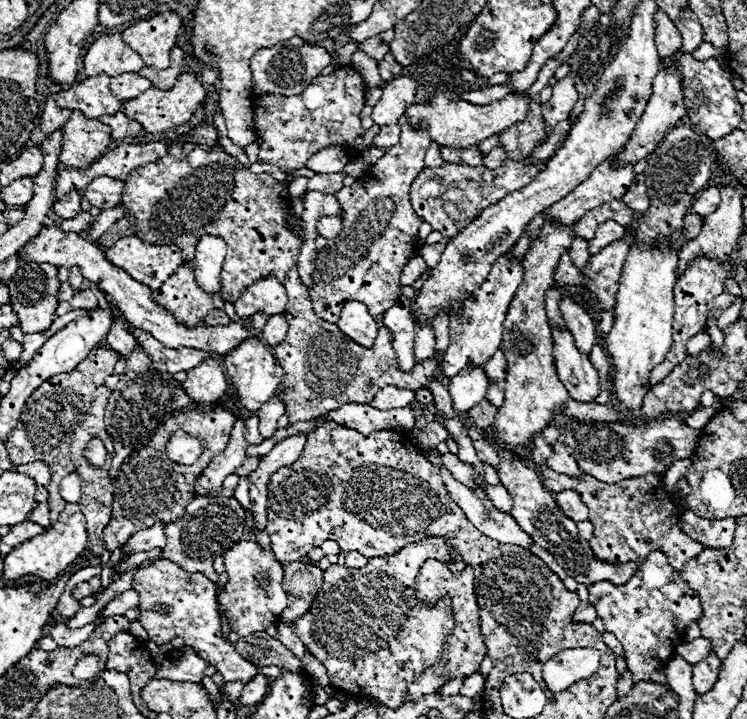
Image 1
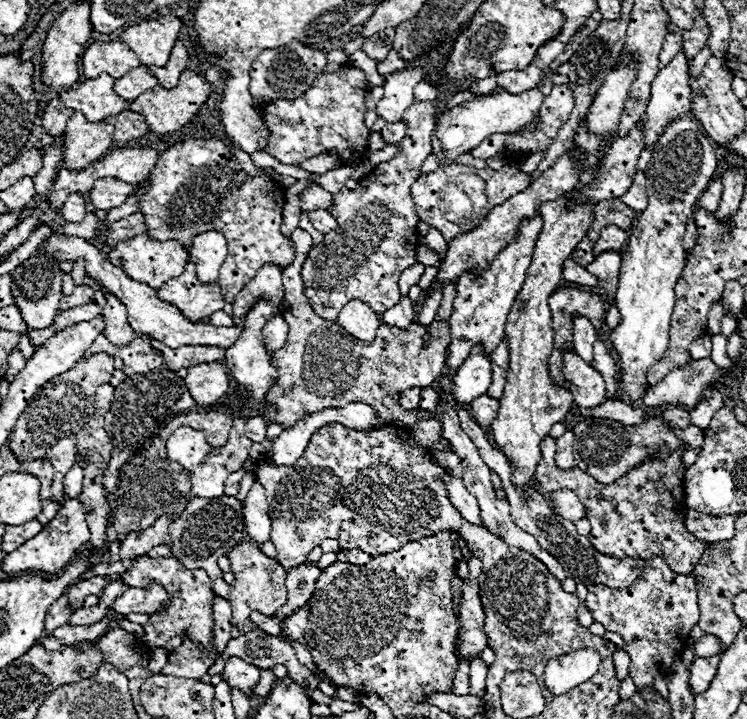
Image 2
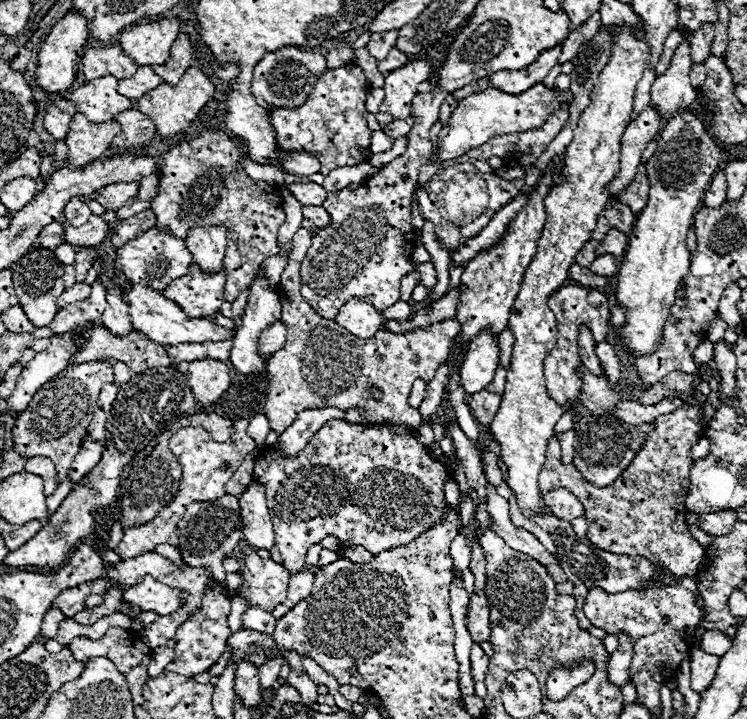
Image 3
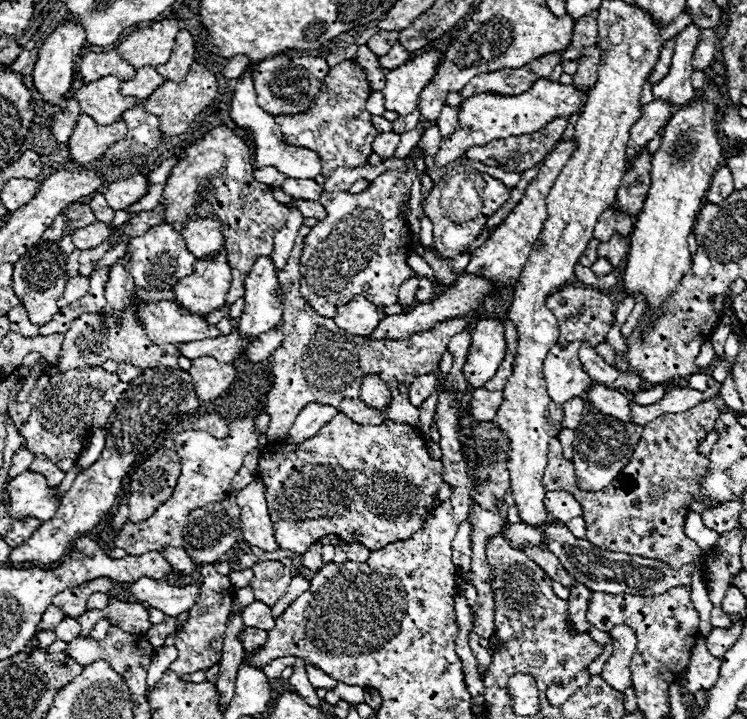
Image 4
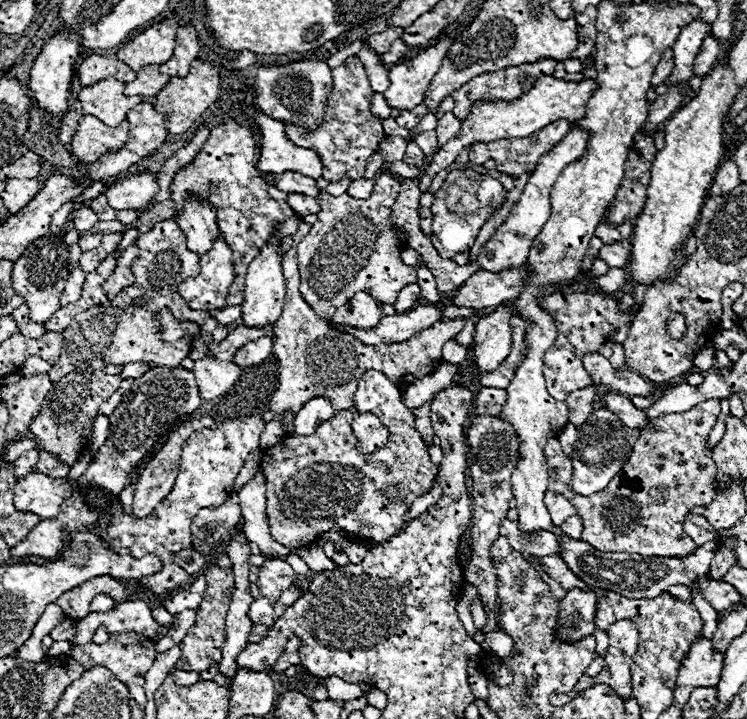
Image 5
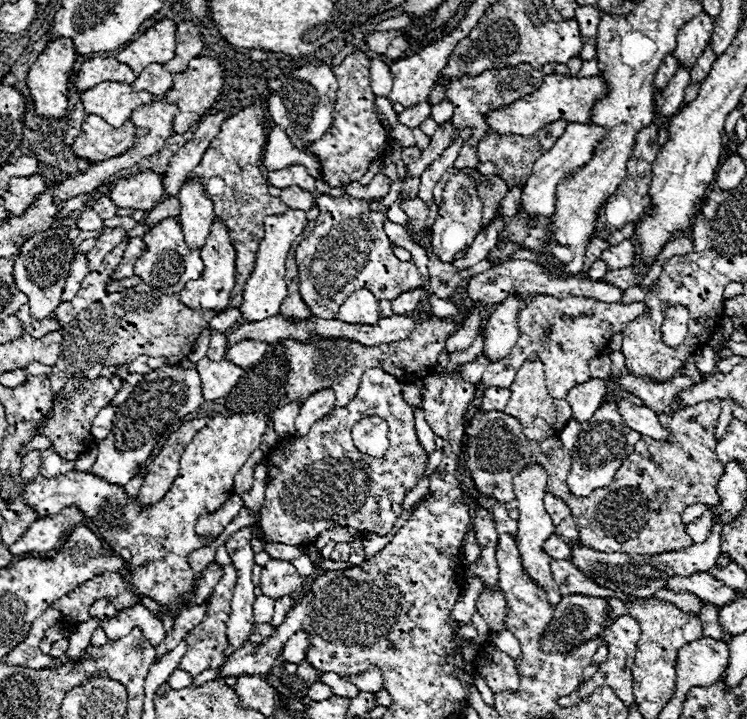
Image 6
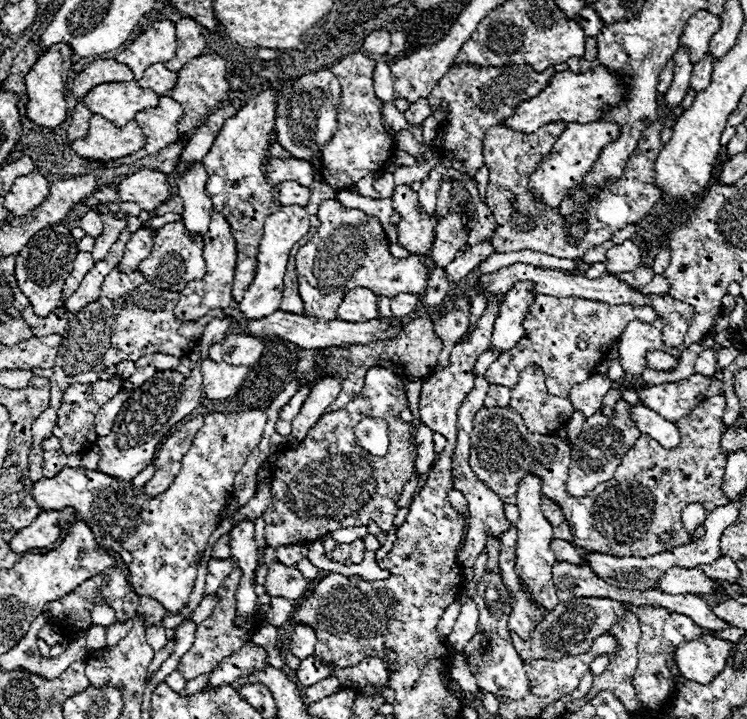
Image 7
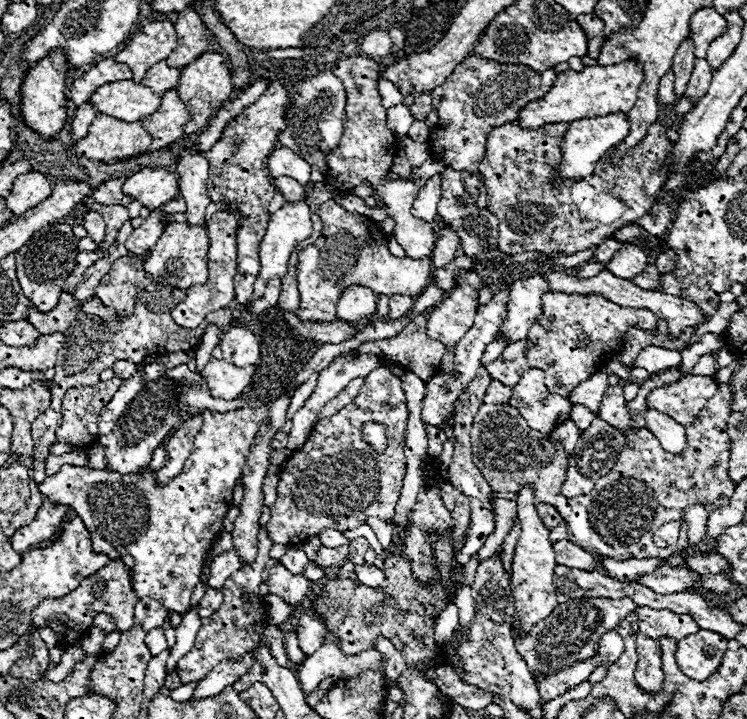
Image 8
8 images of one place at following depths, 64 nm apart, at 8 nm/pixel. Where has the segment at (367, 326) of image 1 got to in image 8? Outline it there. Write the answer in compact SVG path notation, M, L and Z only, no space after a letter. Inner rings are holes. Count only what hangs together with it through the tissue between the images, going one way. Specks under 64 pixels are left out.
M350 286L338 300L338 318L346 322L362 322L376 314L376 294L364 286Z

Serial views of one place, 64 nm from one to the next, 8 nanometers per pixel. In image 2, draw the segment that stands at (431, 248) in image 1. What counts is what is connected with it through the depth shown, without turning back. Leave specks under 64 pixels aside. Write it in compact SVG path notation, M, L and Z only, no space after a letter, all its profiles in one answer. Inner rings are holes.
M418 246L416 248L416 260L418 262L422 262L424 266L438 266L440 264L440 254L438 252L434 252L434 250L430 250L428 246Z

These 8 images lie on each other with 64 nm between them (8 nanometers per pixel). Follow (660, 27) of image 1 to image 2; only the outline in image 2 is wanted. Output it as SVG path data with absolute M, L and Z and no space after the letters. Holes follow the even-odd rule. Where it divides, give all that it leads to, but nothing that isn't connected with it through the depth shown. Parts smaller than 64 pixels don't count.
M666 24L666 36L660 50L660 68L664 68L682 50L682 30L674 24Z

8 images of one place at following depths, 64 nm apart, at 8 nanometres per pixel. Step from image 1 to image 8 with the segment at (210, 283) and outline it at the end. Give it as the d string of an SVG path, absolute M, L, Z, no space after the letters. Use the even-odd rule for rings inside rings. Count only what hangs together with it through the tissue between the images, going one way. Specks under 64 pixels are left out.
M182 150L178 164L178 186L180 196L186 200L186 218L190 226L206 226L206 208L210 204L208 196L208 160L204 154Z

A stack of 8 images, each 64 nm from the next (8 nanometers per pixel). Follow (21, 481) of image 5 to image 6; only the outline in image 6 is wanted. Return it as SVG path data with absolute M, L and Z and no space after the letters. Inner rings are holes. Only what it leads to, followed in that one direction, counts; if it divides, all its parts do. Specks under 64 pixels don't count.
M264 412L210 418L206 428L202 428L186 446L180 474L166 492L164 500L148 510L140 510L138 504L128 502L124 488L106 484L88 472L68 472L56 478L44 478L38 474L22 486L22 500L26 506L34 508L38 516L54 516L64 506L78 506L88 516L90 528L94 526L112 550L118 552L120 548L128 548L132 552L130 582L136 592L170 608L186 596L196 582L196 574L188 566L186 556L206 546L206 540L198 538L194 532L198 516L218 510L232 496L234 476L260 446L266 422L268 418ZM146 560L148 568L142 566Z

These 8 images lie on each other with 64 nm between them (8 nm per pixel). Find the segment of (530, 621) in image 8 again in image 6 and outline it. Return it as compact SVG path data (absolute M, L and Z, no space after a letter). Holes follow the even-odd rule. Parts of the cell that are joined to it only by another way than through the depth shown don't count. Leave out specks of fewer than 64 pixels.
M540 464L526 466L512 480L514 494L516 494L516 500L518 500L518 510L520 510L516 542L518 542L518 550L520 550L520 556L522 556L522 564L526 564L526 572L530 572L530 576L534 576L534 582L536 584L542 584L542 588L546 588L548 600L556 606L562 596L560 596L558 586L556 586L556 582L552 578L552 572L550 572L550 556L546 556L542 552L542 544L546 542L546 536L554 534L554 528L556 528L552 524L550 516L546 516L546 510L544 510L544 504L542 504L542 498L546 494L546 482L548 482L548 474L546 474L546 470Z

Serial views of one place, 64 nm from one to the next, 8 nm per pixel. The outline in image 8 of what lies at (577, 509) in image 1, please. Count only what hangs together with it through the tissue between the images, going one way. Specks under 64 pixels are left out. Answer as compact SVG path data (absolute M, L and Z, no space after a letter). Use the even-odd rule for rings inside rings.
M538 504L538 512L540 512L540 516L542 516L542 522L544 522L548 528L554 528L554 526L558 526L558 524L564 522L562 516L560 516L560 512L558 512L554 506L550 506L550 504Z

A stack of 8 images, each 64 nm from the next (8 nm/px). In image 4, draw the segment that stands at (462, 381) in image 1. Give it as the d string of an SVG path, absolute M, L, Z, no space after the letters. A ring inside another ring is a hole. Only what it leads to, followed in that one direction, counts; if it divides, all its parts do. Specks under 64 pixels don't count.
M480 320L474 326L472 342L464 366L464 378L470 388L482 388L498 370L506 354L504 328L498 320Z

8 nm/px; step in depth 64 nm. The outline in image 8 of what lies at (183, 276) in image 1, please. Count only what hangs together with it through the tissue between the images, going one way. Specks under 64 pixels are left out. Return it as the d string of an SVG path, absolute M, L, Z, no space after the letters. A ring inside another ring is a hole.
M216 212L208 220L208 282L206 284L194 284L186 290L186 298L172 310L174 322L182 324L184 328L196 328L204 316L212 310L226 308L234 304L234 274L236 274L236 228L238 228L240 216L228 214L228 212Z

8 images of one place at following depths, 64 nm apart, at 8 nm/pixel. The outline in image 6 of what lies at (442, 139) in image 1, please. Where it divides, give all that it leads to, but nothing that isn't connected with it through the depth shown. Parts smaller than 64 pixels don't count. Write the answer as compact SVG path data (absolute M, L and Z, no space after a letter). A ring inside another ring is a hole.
M550 74L544 76L540 88L536 88L532 94L526 94L524 100L512 102L504 108L490 110L486 114L486 132L494 130L498 134L518 134L518 136L532 136L540 128L544 128L550 122L566 120L566 122L578 122L588 124L590 122L590 110L596 100L600 100L606 94L606 84L600 76L590 78L572 78L562 74ZM464 128L464 130L460 132L458 140L454 140L454 142L424 170L424 174L420 176L420 192L418 192L420 200L424 200L426 204L432 202L432 188L436 186L438 178L454 164L458 152L460 152L460 148L462 148L462 144L472 136L472 132L474 132L474 128Z

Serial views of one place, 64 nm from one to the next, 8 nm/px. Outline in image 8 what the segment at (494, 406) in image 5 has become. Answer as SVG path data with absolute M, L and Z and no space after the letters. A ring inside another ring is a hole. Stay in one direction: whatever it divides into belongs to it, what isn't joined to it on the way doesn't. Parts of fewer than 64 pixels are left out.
M490 382L488 390L486 390L486 396L484 396L484 402L486 404L508 404L512 398L512 388L510 386L504 386L502 382Z

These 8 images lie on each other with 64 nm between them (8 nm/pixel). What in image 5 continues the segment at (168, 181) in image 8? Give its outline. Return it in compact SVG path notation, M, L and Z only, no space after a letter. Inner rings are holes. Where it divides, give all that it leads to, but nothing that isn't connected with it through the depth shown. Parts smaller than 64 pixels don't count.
M134 174L106 190L108 204L114 210L146 210L150 198L158 192L154 174Z

